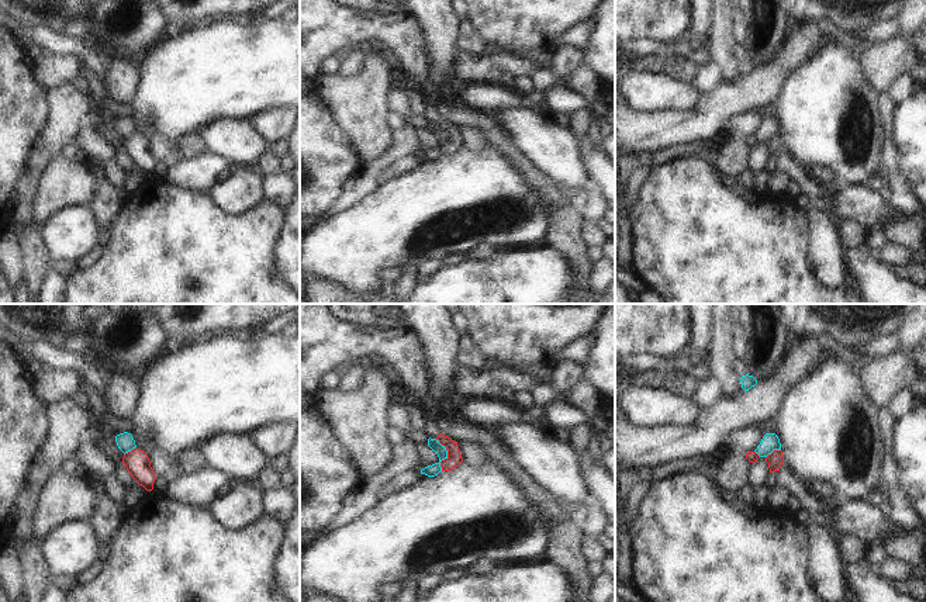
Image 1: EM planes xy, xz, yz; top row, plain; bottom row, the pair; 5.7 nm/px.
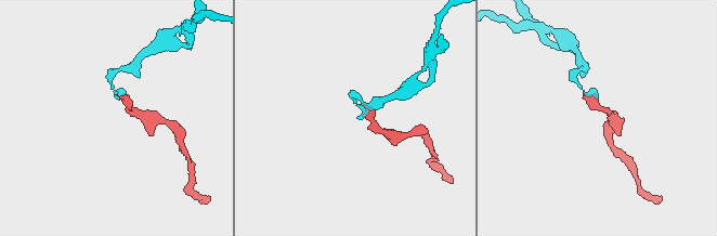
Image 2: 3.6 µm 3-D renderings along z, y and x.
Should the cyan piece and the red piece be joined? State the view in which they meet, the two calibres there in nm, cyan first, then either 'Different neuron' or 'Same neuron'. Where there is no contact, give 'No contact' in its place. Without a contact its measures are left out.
Touches cyan in xz. Thickness 70 nm (cyan) against 80 nm. Different neuron.

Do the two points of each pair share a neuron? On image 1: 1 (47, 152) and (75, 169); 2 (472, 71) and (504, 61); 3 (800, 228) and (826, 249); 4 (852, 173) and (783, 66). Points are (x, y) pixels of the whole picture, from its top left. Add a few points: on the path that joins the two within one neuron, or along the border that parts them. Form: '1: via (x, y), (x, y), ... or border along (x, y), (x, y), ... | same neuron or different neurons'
1: border along (59, 155), (48, 163), (37, 186) | different neurons
2: via (480, 69), (496, 63) | same neuron
3: border along (808, 210), (809, 265), (814, 269) | different neurons
4: border along (814, 54), (788, 75), (773, 104) | different neurons

